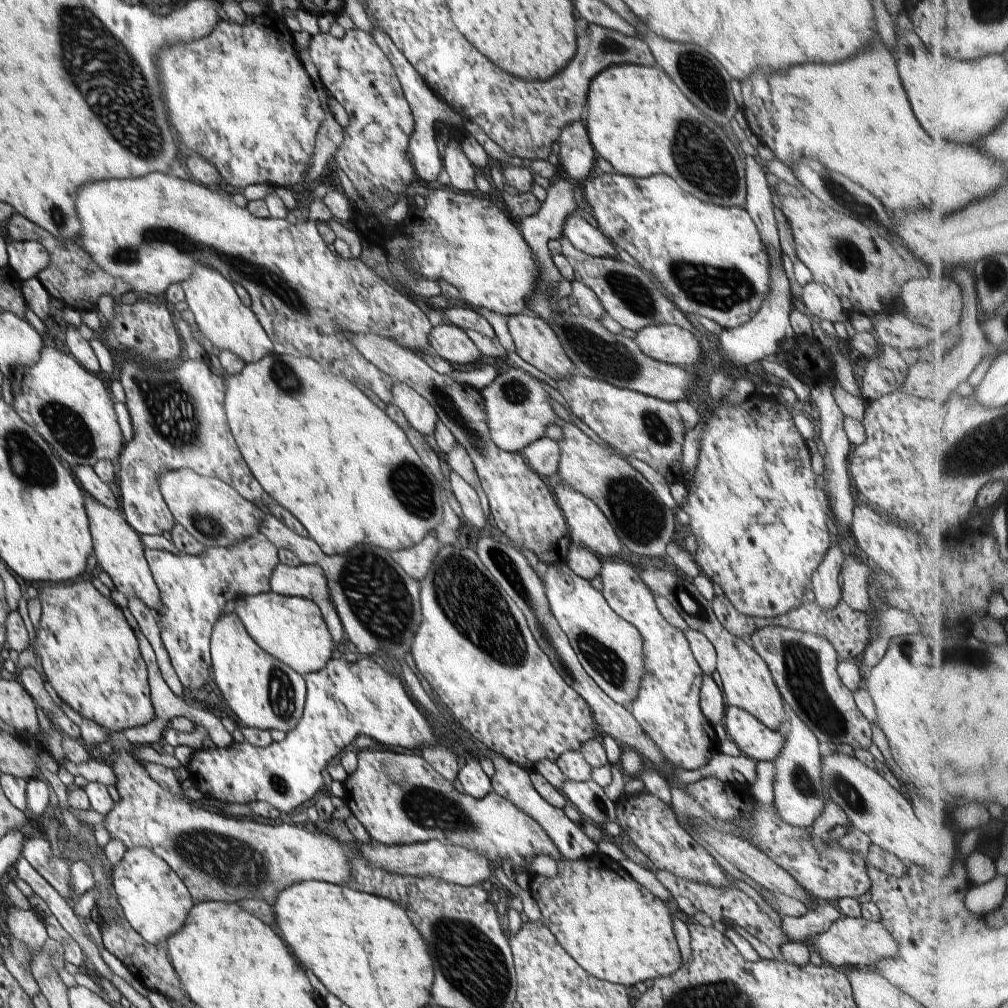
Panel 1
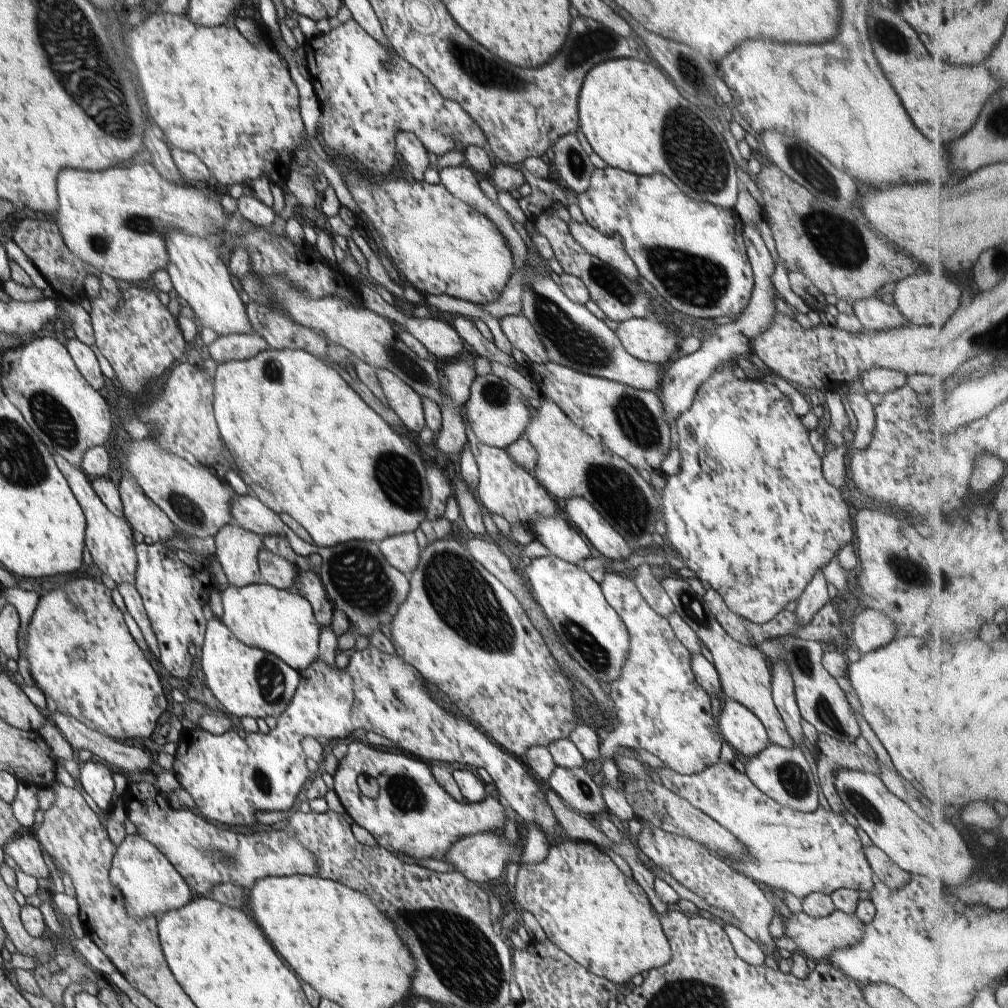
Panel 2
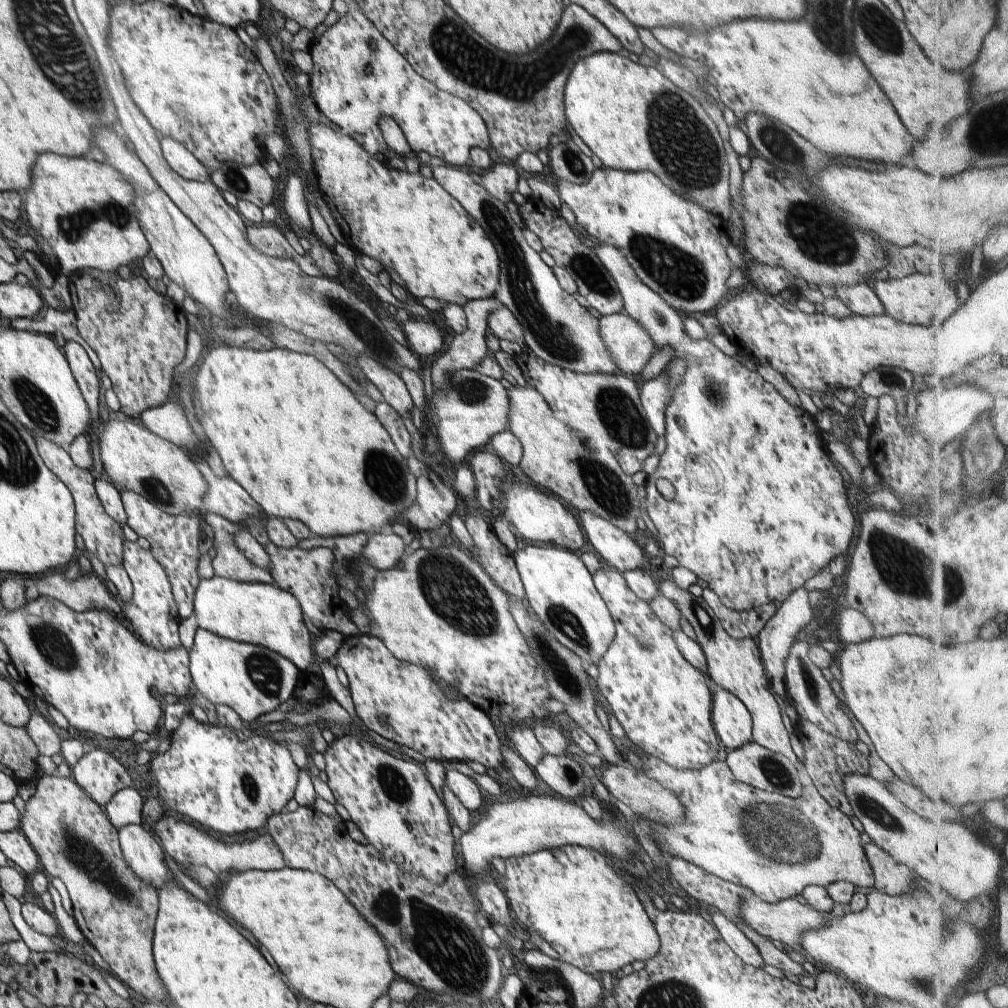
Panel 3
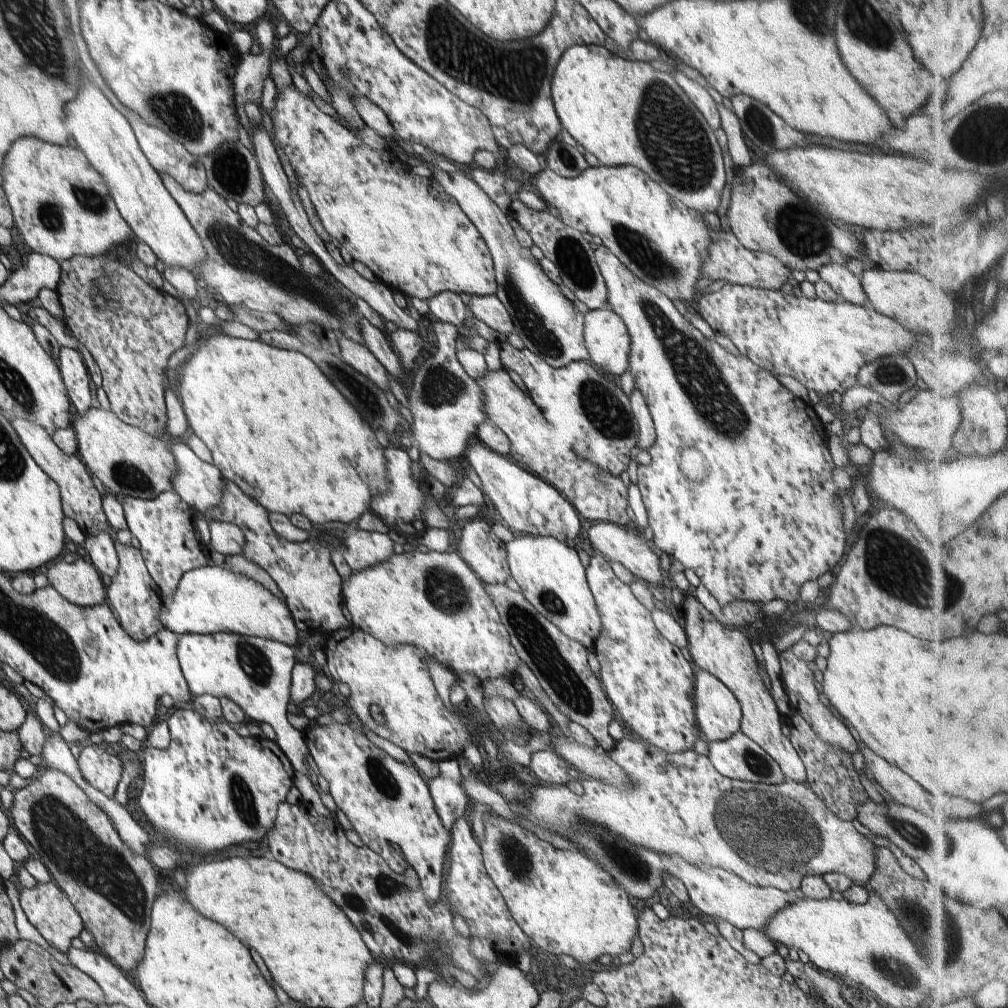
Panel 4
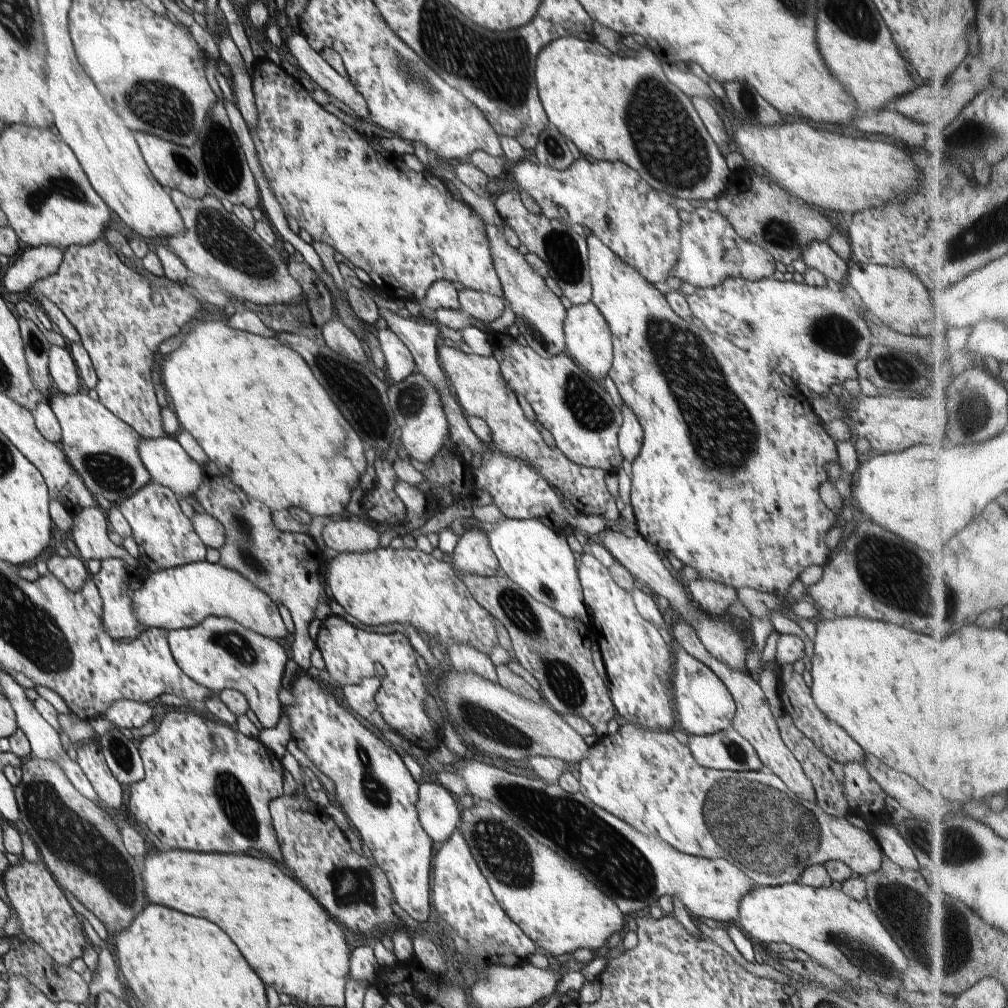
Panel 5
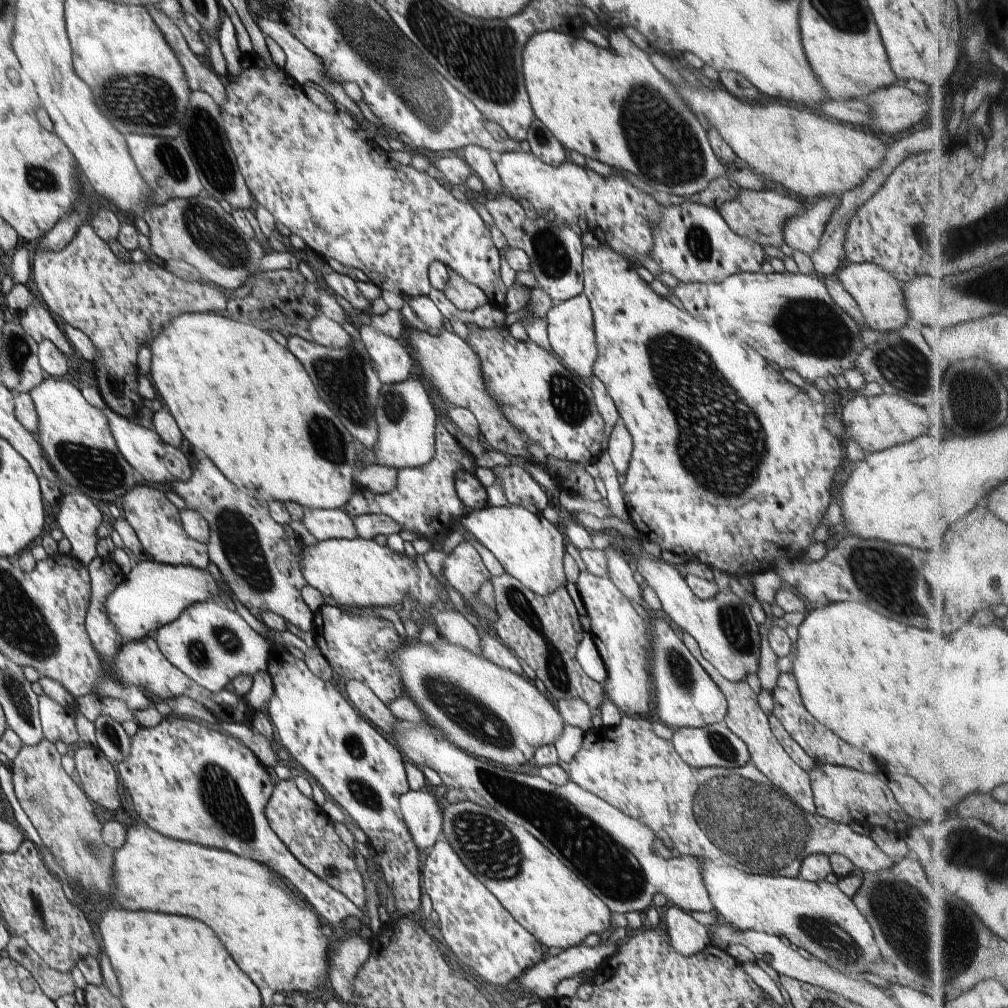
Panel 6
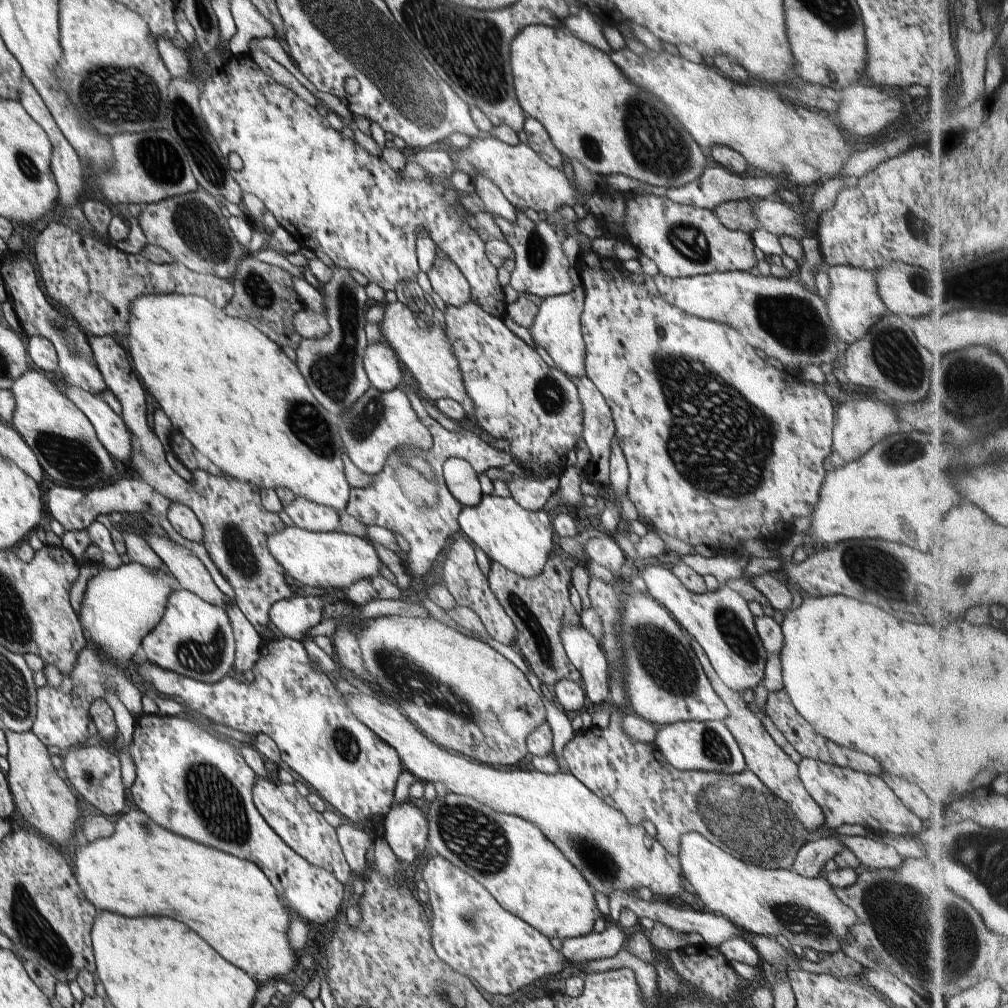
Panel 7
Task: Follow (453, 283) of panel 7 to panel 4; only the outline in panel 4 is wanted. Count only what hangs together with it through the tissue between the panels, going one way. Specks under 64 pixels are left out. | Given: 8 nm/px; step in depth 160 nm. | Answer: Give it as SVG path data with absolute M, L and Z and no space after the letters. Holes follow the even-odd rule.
M495 295L472 296L467 309L471 316L481 320L496 332L509 336L515 333L510 314Z

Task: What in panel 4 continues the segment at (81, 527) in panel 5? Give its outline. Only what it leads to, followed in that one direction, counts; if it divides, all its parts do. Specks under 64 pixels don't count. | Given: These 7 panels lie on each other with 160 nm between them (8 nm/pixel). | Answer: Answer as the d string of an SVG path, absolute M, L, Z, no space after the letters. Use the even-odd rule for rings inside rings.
M100 530L96 536L86 535L83 545L97 571L109 577L116 576L118 572L119 559L115 541L113 533Z

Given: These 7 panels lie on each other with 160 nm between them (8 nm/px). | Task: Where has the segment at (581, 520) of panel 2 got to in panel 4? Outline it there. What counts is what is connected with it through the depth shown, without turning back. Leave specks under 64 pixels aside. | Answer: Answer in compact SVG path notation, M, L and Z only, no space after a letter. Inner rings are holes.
M611 522L592 523L587 531L586 541L593 550L598 551L598 554L603 555L608 561L622 564L622 567L630 570L630 573L637 579L641 579L645 583L661 585L663 578L659 557L652 550L652 543L646 542L640 533L635 533L634 529L629 530L626 526Z

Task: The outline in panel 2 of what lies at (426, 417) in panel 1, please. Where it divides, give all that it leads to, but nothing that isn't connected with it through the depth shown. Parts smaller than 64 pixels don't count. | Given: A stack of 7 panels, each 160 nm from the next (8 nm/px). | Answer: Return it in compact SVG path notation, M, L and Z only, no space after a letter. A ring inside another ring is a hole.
M377 369L376 374L388 399L387 405L396 412L408 431L420 432L427 425L421 396L389 370Z

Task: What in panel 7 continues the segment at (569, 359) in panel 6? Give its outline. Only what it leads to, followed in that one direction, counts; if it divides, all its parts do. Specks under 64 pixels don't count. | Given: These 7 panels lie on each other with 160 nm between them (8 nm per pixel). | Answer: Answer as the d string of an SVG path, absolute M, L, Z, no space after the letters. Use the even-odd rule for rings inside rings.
M574 286L566 294L546 297L540 301L538 314L533 325L528 329L533 340L548 352L554 364L572 379L586 376L586 349L581 331L581 316L584 308L585 290L582 286Z

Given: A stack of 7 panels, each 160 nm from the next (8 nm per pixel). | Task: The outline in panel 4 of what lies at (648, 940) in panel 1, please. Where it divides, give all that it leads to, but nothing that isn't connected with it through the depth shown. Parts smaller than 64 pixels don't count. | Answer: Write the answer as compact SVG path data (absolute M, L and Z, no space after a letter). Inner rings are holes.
M488 813L483 818L484 839L477 838L484 867L518 927L526 937L546 952L572 956L583 964L598 960L602 954L617 959L632 948L638 936L638 912L634 900L624 892L624 888L613 877L602 870L594 860L586 858L580 850L558 850L552 844L537 838L534 833L522 828L518 823L509 821L497 813Z

